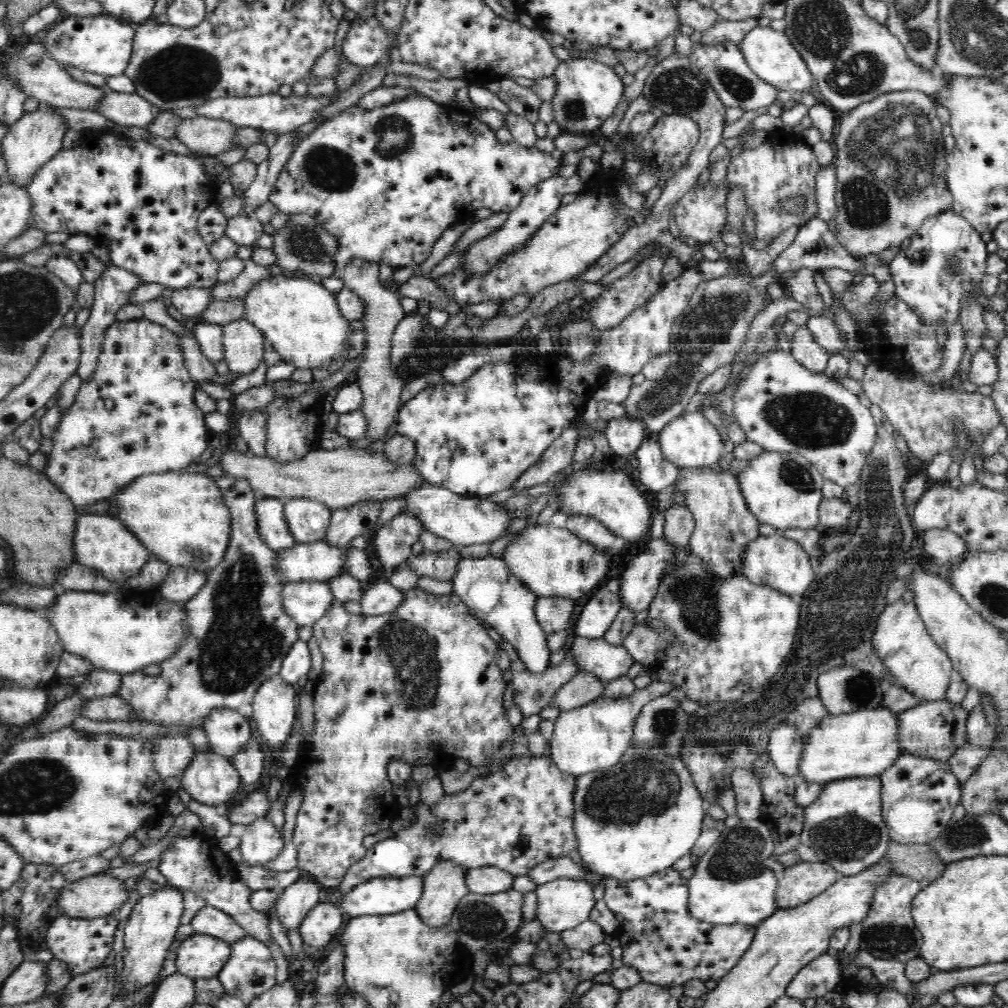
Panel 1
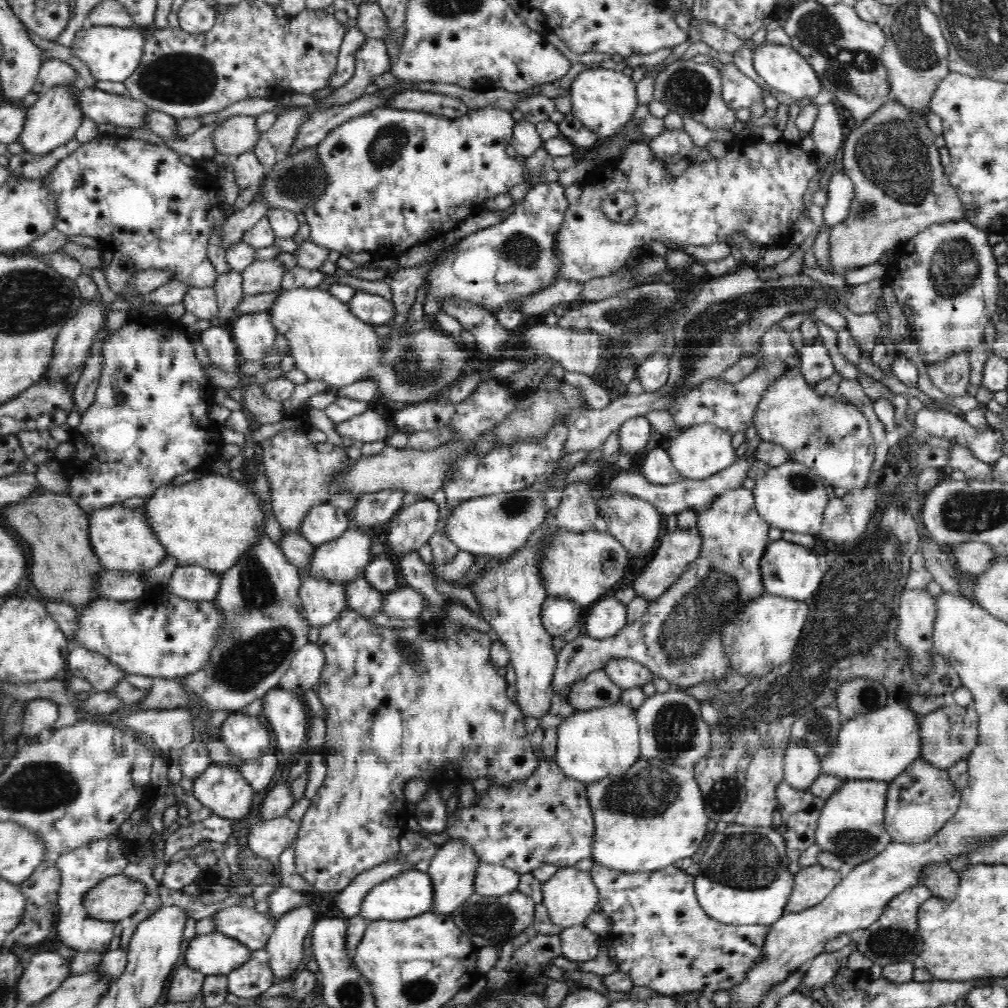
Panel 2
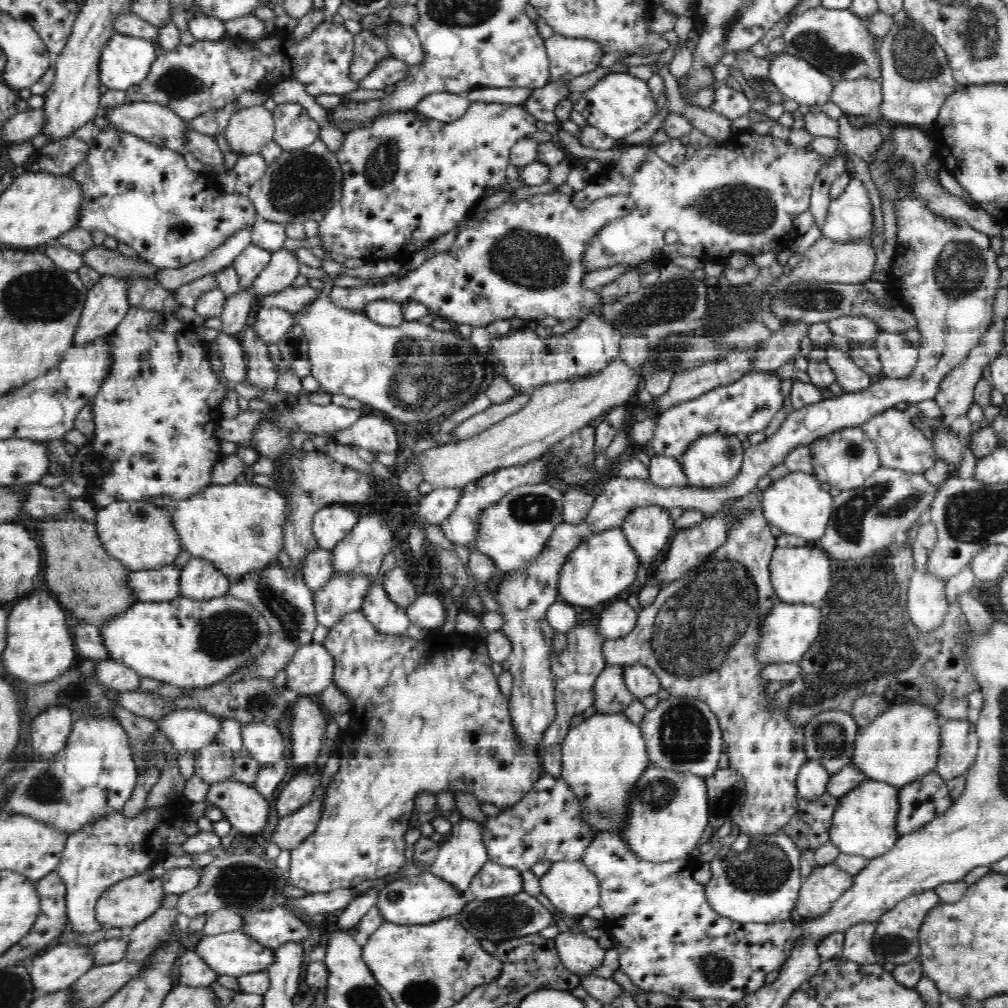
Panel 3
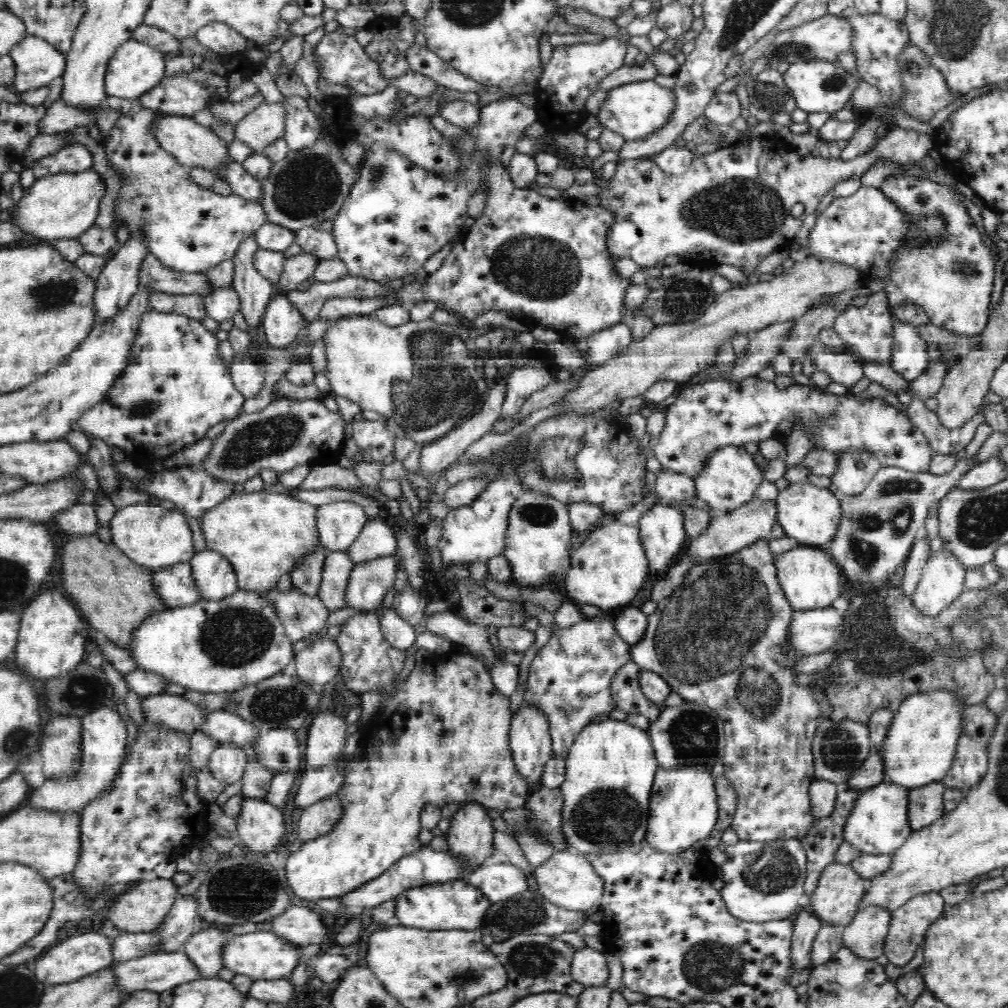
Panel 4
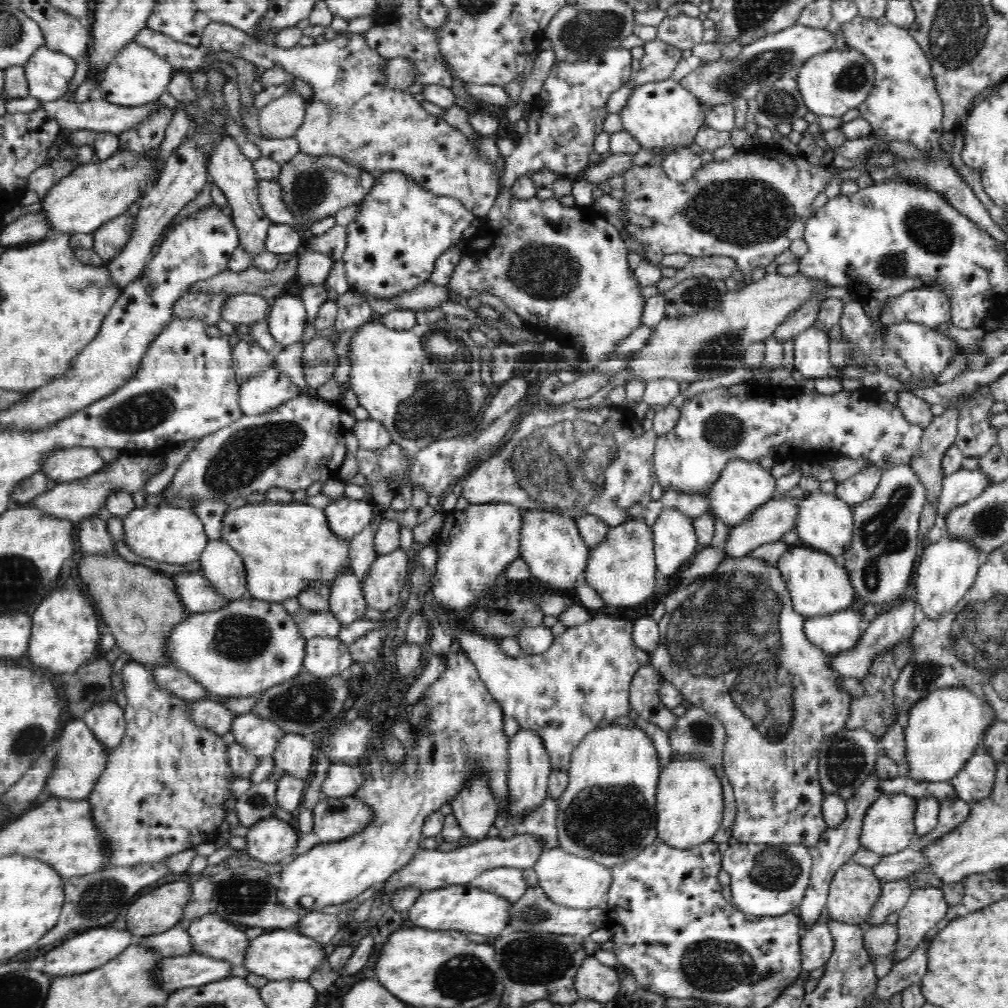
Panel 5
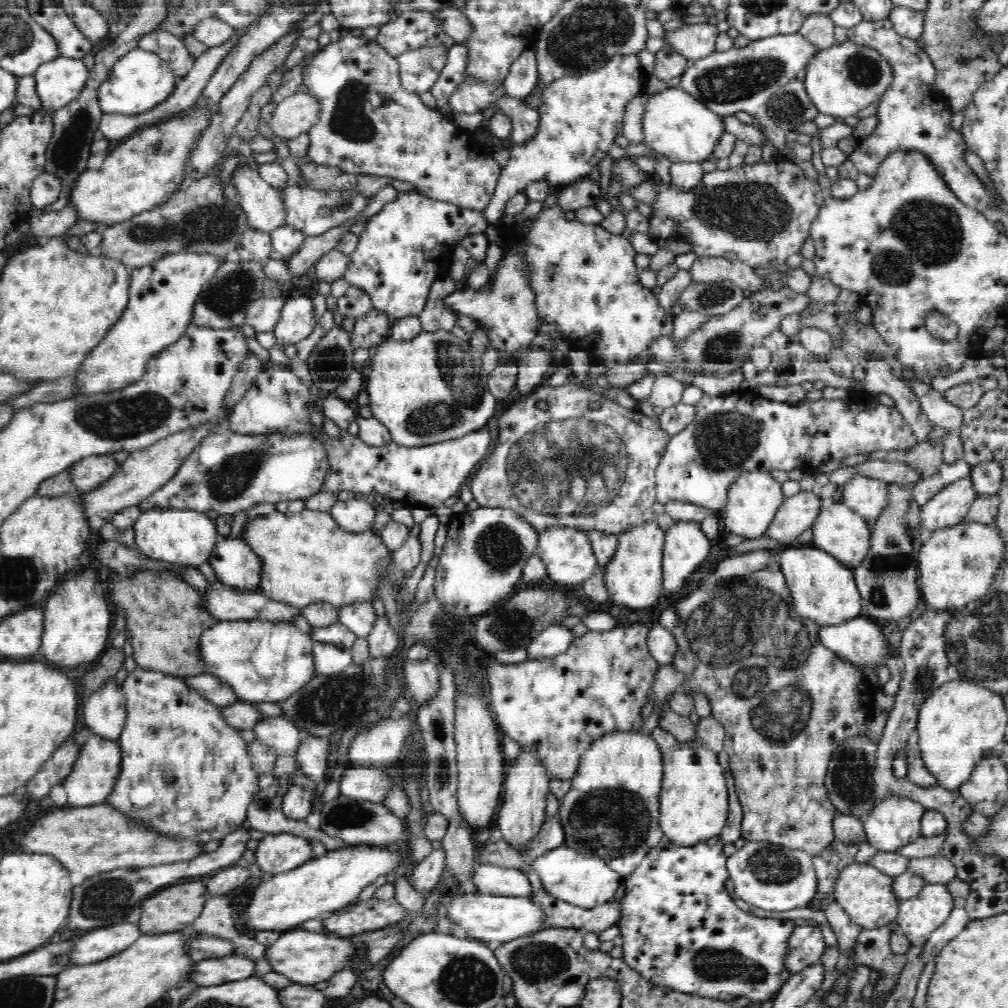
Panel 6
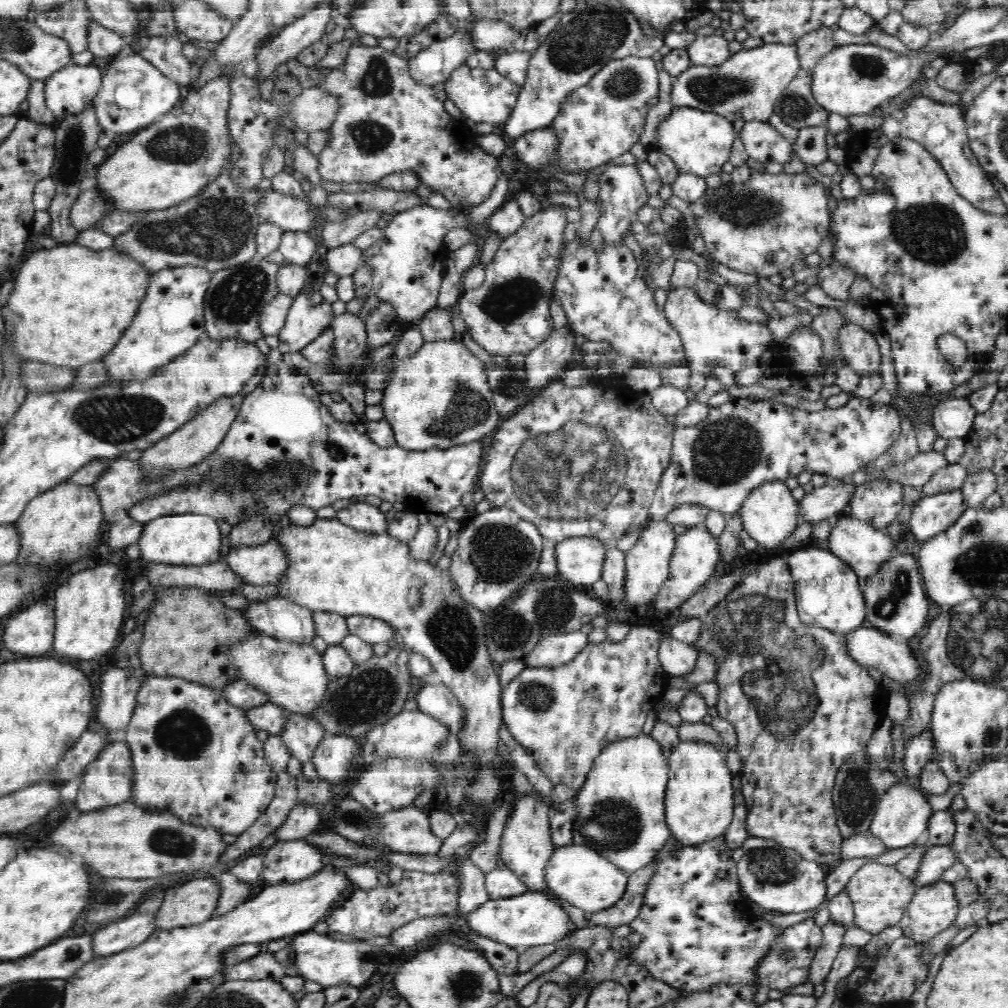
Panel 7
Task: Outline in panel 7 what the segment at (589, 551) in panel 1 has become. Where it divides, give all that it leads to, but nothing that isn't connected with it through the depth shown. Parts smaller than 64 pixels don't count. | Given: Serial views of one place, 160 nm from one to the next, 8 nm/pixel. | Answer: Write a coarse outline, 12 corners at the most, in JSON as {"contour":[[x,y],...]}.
{"contour":[[648,523],[625,552],[625,602],[649,604],[668,578],[673,525]]}

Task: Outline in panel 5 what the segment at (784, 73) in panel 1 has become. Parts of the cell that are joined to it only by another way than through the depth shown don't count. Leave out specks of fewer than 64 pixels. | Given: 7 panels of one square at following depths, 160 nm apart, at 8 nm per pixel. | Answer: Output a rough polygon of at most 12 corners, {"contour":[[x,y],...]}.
{"contour":[[847,45],[809,58],[795,78],[818,117],[864,104],[876,67]]}

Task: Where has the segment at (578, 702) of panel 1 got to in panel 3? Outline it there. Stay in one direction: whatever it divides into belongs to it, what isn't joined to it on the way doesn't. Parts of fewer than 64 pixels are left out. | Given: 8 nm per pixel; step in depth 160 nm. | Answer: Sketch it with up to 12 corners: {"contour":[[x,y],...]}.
{"contour":[[607,665],[594,682],[593,707],[623,713],[636,700],[624,668]]}

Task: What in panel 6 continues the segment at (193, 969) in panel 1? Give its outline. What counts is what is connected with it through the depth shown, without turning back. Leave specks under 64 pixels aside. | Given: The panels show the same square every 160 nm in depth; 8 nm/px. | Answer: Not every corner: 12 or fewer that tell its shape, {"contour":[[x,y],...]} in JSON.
{"contour":[[294,928],[267,946],[272,971],[294,983],[329,980],[354,944]]}

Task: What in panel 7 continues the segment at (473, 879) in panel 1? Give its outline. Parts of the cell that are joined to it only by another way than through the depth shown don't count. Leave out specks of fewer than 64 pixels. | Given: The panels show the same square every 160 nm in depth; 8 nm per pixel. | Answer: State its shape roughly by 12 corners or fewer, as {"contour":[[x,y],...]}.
{"contour":[[505,866],[485,874],[492,901],[517,897],[526,885]]}

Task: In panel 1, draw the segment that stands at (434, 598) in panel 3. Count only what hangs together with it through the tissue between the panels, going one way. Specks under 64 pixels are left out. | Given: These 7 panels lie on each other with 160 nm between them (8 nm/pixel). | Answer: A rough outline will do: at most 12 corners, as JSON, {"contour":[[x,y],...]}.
{"contour":[[379,579],[365,584],[364,615],[396,612],[406,591]]}

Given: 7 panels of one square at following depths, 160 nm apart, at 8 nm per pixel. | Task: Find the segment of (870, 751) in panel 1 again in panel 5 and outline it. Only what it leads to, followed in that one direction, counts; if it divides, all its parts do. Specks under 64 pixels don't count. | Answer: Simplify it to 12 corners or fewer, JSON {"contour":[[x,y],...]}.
{"contour":[[977,689],[930,692],[904,728],[903,778],[952,780],[996,722]]}

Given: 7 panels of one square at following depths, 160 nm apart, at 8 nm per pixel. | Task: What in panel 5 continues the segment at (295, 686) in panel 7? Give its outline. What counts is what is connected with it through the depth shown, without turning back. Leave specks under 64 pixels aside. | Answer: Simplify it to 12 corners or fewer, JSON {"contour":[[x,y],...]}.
{"contour":[[278,602],[189,614],[168,665],[220,697],[303,671],[306,641]]}

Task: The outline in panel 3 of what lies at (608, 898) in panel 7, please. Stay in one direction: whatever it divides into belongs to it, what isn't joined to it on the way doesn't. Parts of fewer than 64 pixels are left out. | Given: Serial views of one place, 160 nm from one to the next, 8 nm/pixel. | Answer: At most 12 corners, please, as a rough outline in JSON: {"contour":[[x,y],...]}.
{"contour":[[583,860],[552,862],[539,878],[558,912],[584,916],[601,886]]}

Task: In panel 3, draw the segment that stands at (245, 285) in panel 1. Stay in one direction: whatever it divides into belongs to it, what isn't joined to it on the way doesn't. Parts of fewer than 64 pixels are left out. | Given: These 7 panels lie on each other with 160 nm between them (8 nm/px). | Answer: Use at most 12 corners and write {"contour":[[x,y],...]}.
{"contour":[[285,249],[271,261],[251,284],[267,295],[292,287],[300,260]]}

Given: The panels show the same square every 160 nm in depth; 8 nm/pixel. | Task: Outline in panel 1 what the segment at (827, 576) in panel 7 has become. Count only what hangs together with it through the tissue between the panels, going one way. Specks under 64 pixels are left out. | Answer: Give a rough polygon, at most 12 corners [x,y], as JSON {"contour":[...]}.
{"contour":[[780,532],[745,546],[750,582],[787,595],[816,577],[810,555]]}

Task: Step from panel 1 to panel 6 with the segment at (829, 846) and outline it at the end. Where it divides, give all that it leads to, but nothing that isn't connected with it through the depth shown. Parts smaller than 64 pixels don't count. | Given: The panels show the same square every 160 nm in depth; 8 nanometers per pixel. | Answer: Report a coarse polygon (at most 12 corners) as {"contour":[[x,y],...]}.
{"contour":[[883,799],[863,820],[865,842],[895,852],[921,837],[925,806]]}

